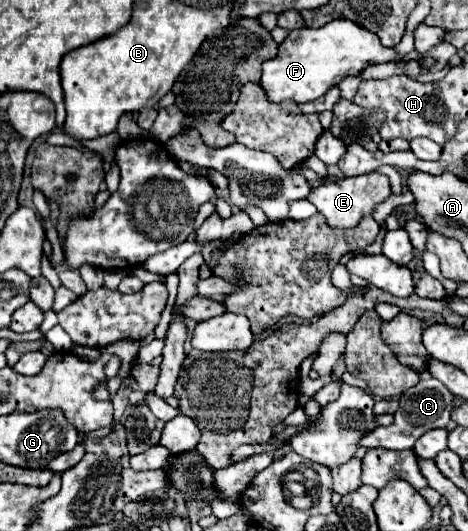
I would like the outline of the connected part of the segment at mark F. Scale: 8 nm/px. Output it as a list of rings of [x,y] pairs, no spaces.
[[[332,20],[320,28],[298,28],[292,30],[280,44],[276,58],[262,64],[260,86],[268,100],[280,104],[284,100],[310,102],[324,96],[332,86],[340,84],[348,74],[358,74],[366,66],[390,62],[398,58],[398,52],[384,48],[376,34],[352,24],[350,20]]]

